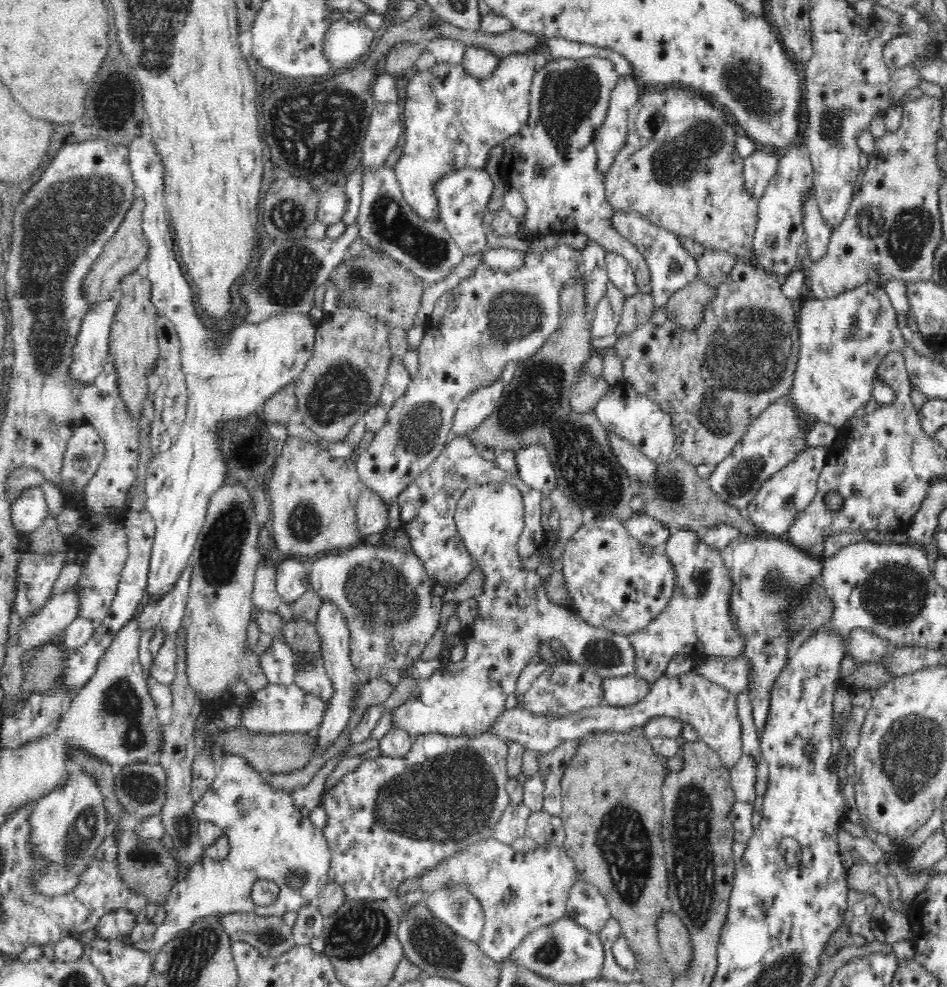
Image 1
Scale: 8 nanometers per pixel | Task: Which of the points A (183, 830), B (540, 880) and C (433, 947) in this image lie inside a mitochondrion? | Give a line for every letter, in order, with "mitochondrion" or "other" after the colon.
A: mitochondrion
B: other
C: mitochondrion

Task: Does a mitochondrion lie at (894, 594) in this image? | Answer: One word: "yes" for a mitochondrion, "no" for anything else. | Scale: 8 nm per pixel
yes

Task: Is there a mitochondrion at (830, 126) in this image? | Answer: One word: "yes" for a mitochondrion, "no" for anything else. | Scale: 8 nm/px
yes

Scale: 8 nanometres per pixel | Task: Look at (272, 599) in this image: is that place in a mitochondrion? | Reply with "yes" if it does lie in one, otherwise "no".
no

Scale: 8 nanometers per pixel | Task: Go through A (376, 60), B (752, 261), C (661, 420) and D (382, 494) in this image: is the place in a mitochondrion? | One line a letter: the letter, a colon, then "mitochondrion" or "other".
A: other
B: other
C: other
D: other

